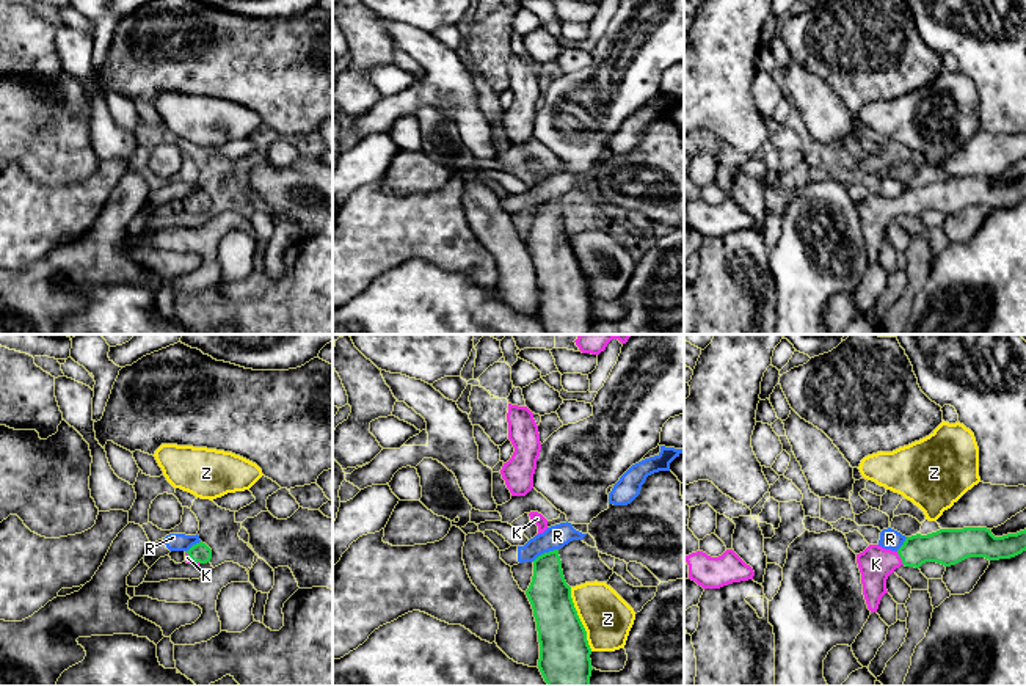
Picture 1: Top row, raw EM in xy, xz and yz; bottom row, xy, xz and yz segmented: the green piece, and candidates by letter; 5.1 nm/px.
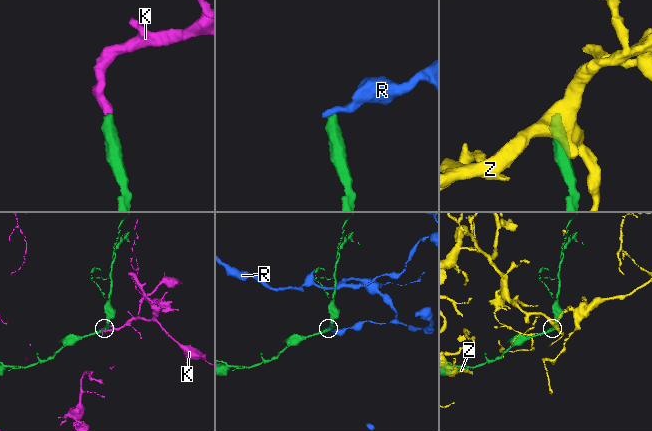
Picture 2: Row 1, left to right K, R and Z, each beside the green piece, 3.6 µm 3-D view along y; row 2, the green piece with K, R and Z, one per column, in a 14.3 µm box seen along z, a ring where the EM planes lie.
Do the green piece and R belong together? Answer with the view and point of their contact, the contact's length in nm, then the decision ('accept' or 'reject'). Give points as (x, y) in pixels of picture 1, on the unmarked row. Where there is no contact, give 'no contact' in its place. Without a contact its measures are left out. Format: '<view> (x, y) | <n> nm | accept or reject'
xz (545, 201) | 150 nm | reject

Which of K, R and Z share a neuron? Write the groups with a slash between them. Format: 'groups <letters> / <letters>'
groups K / R / Z

